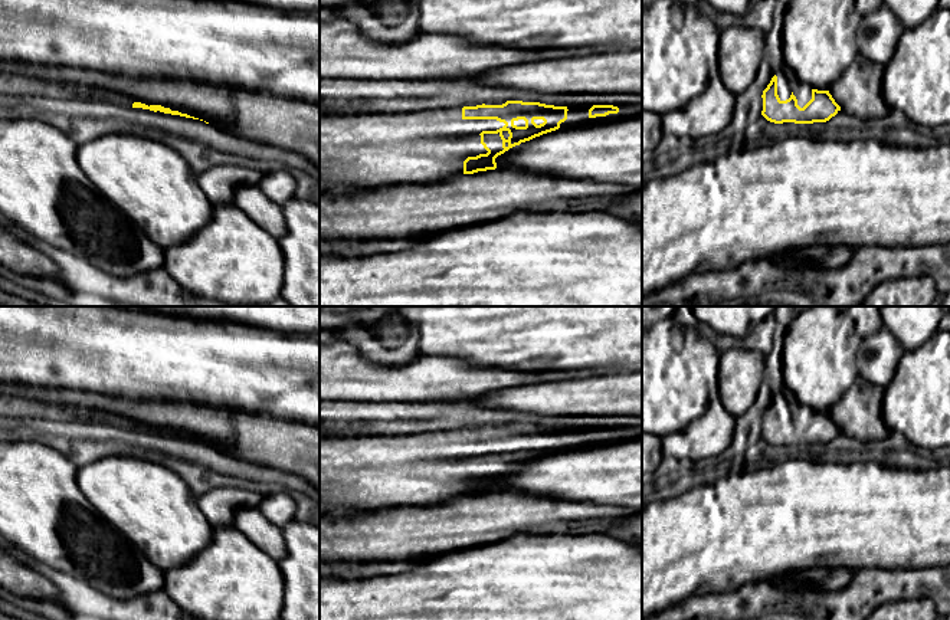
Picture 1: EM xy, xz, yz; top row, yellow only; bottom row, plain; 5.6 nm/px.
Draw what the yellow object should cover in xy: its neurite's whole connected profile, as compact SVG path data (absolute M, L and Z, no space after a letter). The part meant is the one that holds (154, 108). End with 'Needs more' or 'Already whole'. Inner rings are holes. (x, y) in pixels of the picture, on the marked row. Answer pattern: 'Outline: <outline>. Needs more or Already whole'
Outline: M0 72L0 95L16 95L24 98L43 96L49 99L66 99L66 101L82 101L82 102L111 102L125 108L128 106L142 108L154 112L160 111L164 114L199 119L187 114L181 114L178 111L171 111L170 108L164 108L161 105L148 106L128 95L109 92L107 89L76 86L72 83L52 82L46 79L7 73L7 72Z. Needs more

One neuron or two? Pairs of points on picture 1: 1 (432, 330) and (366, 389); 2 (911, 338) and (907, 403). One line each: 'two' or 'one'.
1: two
2: two

